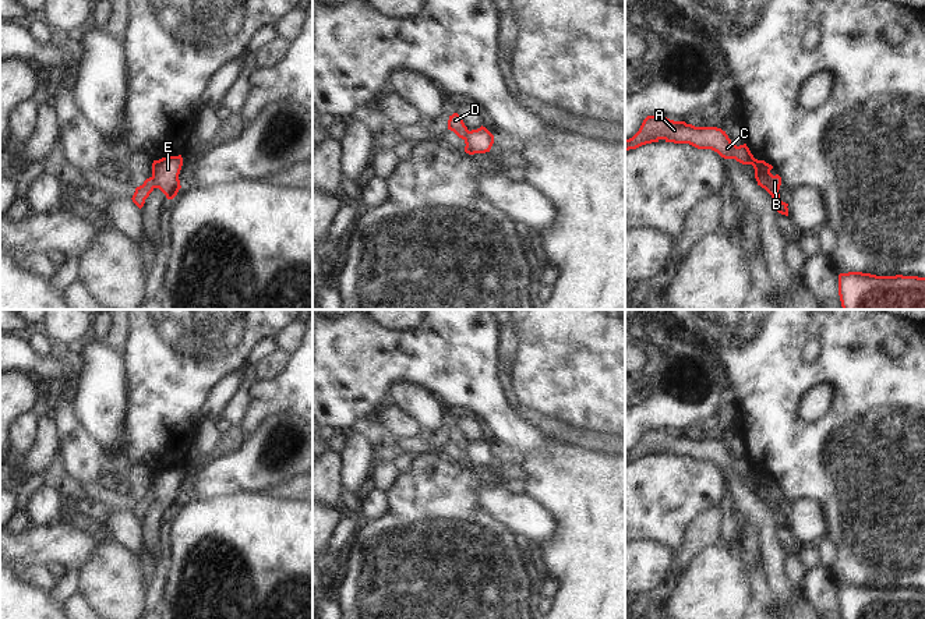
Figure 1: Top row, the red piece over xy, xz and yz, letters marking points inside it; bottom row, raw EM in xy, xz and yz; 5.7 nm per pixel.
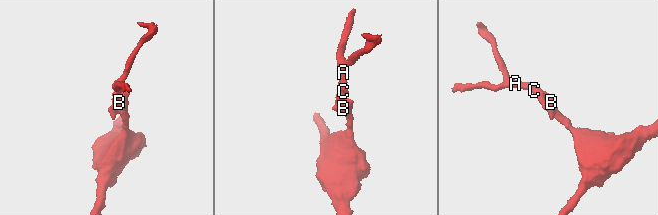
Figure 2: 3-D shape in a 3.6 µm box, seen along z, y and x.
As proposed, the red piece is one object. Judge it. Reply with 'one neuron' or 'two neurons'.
two neurons

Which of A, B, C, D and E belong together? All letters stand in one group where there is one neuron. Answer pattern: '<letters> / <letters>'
A C D / B E

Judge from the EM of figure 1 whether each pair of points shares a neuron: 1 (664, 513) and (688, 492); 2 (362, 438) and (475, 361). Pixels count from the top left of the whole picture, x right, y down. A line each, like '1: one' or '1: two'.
1: one
2: two

